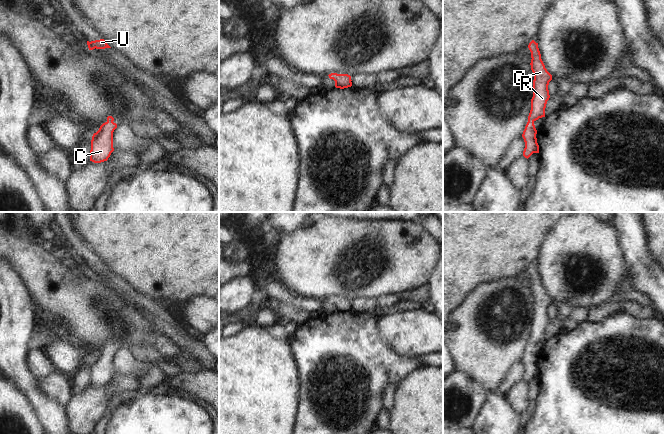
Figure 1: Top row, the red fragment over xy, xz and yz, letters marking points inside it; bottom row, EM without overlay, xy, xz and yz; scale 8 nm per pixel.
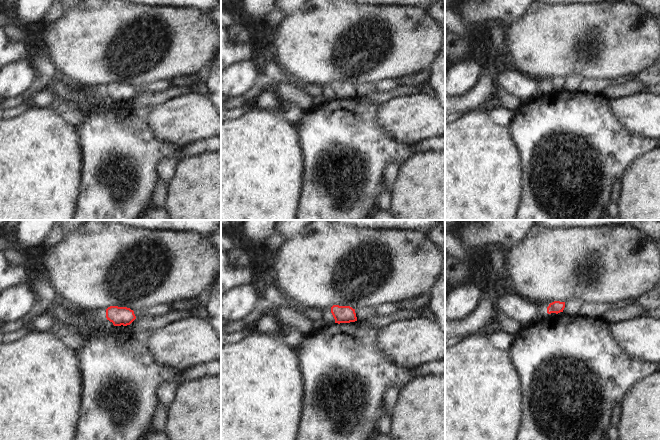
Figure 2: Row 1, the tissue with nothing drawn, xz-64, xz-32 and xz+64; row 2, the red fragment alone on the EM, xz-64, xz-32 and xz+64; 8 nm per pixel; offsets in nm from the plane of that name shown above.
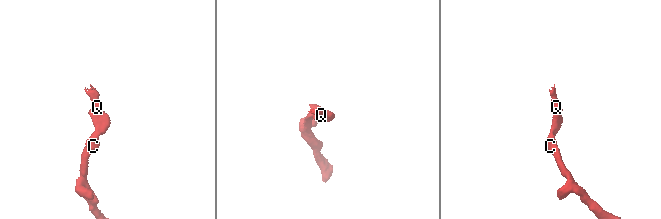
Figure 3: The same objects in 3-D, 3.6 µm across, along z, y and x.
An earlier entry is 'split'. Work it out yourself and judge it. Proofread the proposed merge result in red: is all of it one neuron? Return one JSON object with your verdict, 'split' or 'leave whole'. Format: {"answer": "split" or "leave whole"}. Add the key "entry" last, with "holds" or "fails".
{"answer": "leave whole", "entry": "fails"}

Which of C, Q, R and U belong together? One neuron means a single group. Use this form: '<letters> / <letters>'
C Q R U

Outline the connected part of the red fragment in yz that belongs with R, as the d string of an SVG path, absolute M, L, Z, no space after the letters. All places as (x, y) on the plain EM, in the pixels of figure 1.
M532 264L528 272L531 276L531 294L533 296L533 321L531 323L531 334L528 340L528 346L523 355L522 361L525 366L523 380L529 382L533 377L539 377L537 367L537 354L534 346L539 342L545 341L545 332L550 322L548 309L552 304L552 299L547 295L541 283L538 267Z

